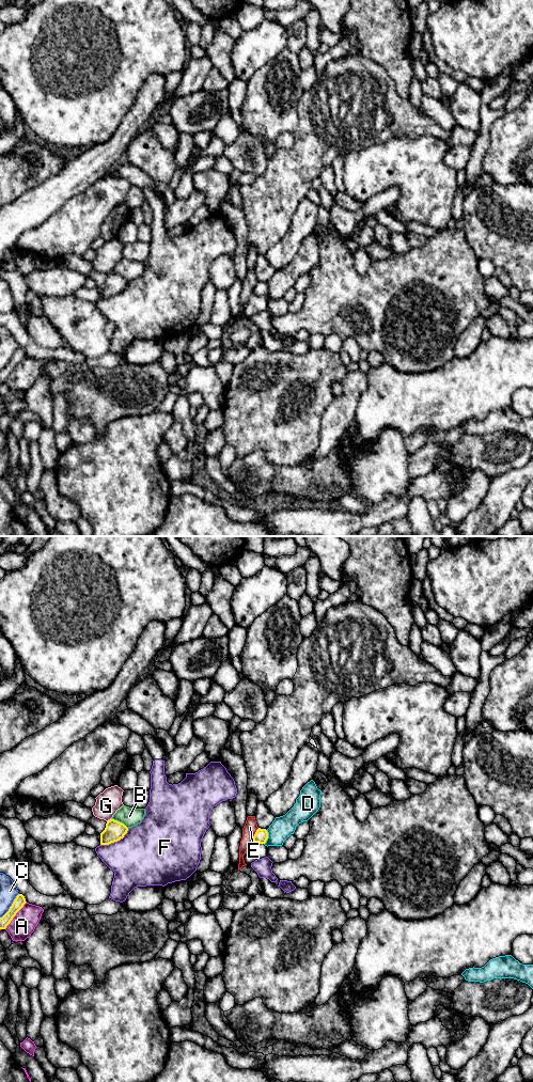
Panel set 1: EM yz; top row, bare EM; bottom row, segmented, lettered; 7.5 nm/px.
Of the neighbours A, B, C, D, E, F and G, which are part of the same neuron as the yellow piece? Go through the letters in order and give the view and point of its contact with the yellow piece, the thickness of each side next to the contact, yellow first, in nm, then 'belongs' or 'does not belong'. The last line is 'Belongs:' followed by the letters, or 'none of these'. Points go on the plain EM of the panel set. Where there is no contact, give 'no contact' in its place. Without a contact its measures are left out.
A: yz (15, 367) | 90/180 nm | does not belong
B: yz (119, 275) | 150/140 nm | does not belong
C: yz (11, 359) | 90/130 nm | does not belong
D: yz (267, 291) | 100/170 nm | does not belong
E: yz (254, 287) | 100/100 nm | does not belong
F: yz (115, 294) | 150/440 nm | does not belong
G: yz (110, 272) | 150/180 nm | does not belong
Belongs: none of these

